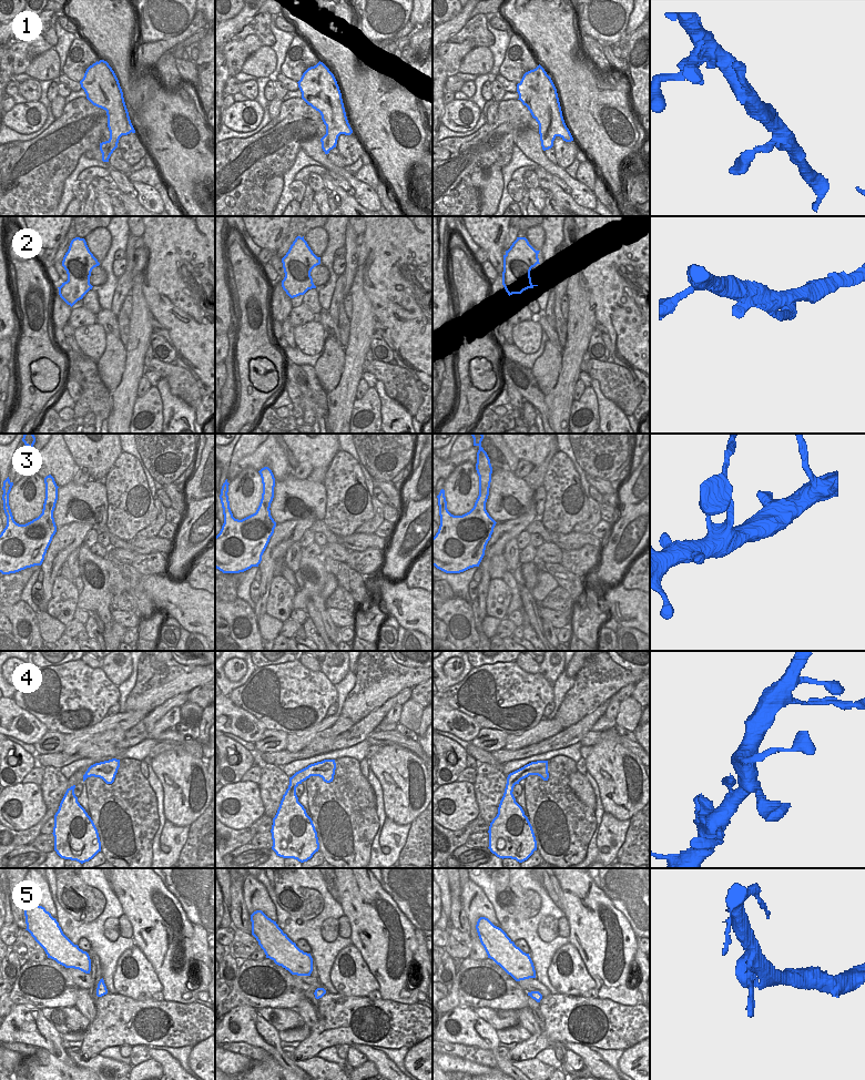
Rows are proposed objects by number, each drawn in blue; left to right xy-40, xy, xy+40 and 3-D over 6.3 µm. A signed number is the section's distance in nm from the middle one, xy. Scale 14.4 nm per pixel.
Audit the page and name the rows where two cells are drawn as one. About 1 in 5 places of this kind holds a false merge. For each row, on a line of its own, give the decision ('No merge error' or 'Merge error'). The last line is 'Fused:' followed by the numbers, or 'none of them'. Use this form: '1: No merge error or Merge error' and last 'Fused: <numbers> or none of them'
1: No merge error
2: Merge error
3: Merge error
4: No merge error
5: No merge error
Fused: 2, 3

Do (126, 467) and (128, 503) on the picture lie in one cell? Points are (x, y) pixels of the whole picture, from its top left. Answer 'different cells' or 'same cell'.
same cell

